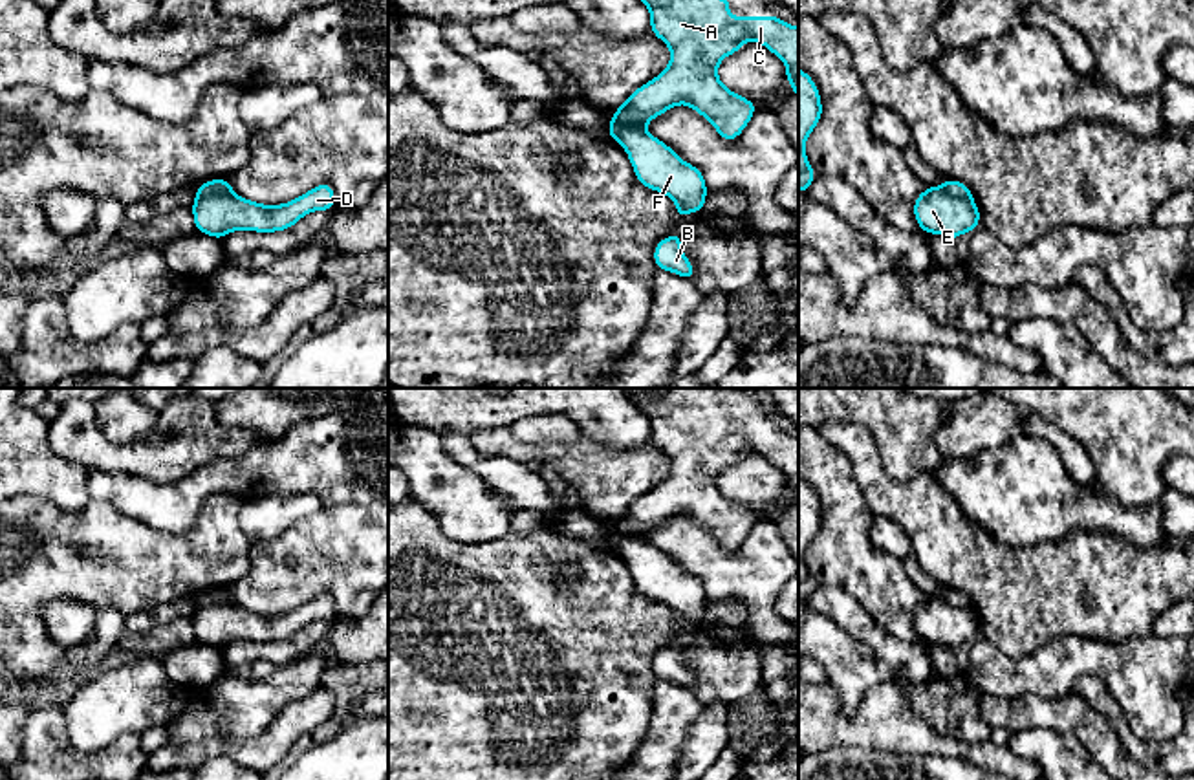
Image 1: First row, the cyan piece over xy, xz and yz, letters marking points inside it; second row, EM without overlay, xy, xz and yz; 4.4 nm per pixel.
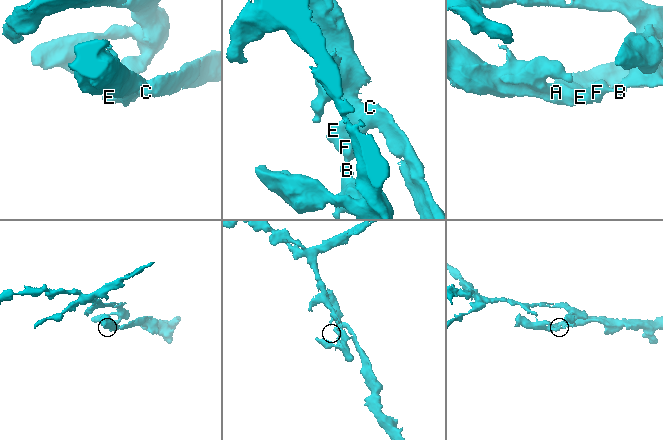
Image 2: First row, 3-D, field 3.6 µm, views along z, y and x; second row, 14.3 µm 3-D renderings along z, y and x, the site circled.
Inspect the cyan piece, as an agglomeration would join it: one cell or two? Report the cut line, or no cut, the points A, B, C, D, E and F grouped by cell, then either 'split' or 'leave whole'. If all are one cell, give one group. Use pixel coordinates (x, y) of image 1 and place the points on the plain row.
cut xz (608, 533), (645, 542); groups A C D E / B F; split

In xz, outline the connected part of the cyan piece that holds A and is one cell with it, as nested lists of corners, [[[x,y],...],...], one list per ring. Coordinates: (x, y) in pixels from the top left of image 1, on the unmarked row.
[[[626,388],[626,395],[632,399],[632,403],[635,403],[639,410],[648,417],[650,441],[668,456],[670,472],[657,487],[634,500],[628,509],[615,520],[608,535],[646,542],[646,535],[652,529],[659,527],[661,524],[668,522],[678,515],[687,515],[701,527],[709,529],[723,551],[736,549],[749,535],[751,527],[756,522],[756,516],[753,511],[731,502],[718,489],[718,476],[725,467],[740,461],[747,450],[765,456],[786,474],[786,489],[795,505],[798,507],[798,438],[784,432],[776,425],[731,427],[731,408],[720,408],[716,405],[718,390],[725,388],[667,388],[663,394],[652,394],[648,388]]]

